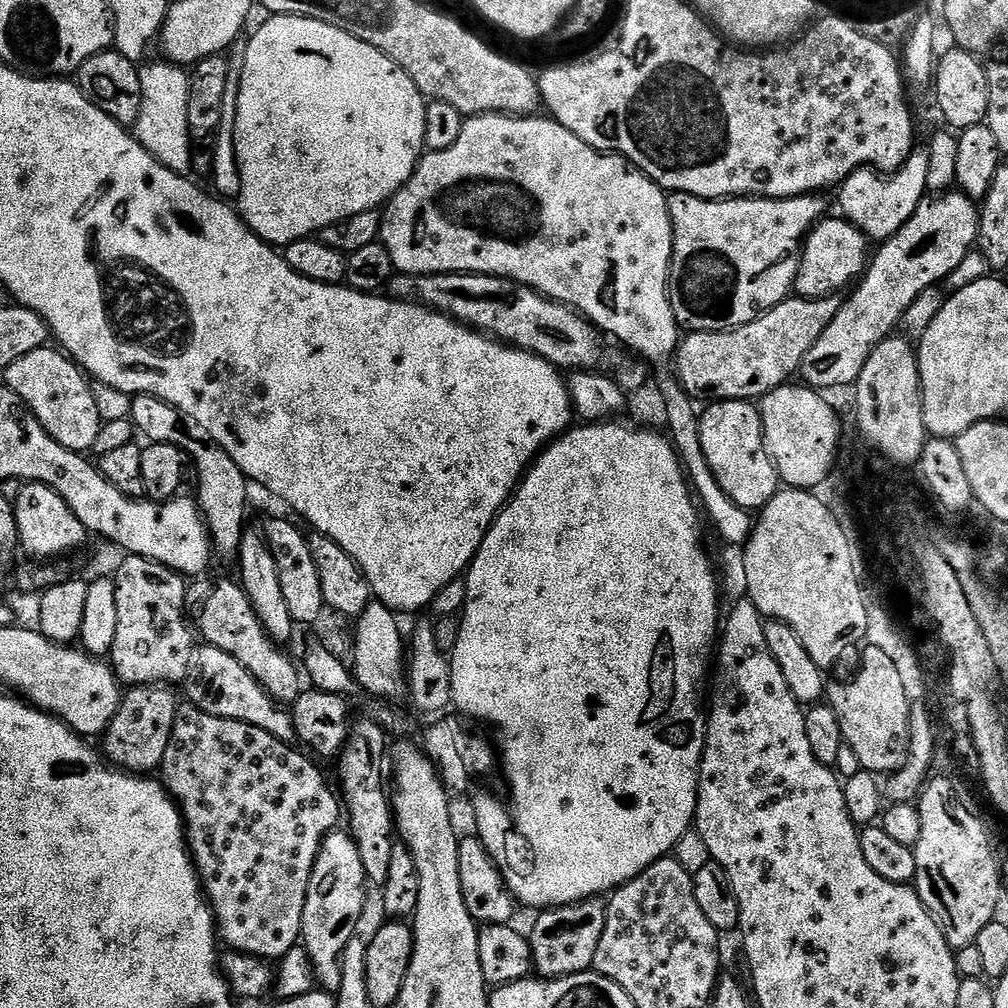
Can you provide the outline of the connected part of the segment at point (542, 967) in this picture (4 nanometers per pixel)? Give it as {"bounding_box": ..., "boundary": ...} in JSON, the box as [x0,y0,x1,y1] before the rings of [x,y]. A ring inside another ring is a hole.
{"bounding_box":[530,898,607,978],"boundary":[[[600,898],[580,900],[577,904],[561,904],[558,908],[541,911],[530,931],[535,971],[544,978],[589,971],[598,950],[598,938],[602,938],[602,930],[606,926],[607,913],[605,901]]]}

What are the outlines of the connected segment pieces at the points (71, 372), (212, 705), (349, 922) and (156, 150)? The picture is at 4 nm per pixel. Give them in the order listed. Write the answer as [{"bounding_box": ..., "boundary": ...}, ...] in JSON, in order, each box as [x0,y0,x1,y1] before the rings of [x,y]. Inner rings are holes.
[{"bounding_box":[2,346,102,454],"boundary":[[[52,346],[34,350],[34,354],[18,358],[18,362],[5,370],[2,380],[10,390],[14,390],[14,394],[18,394],[18,398],[22,398],[24,405],[35,414],[53,440],[71,452],[88,454],[93,451],[102,425],[93,385],[89,377],[63,351]]]},{"bounding_box":[186,646,296,744],"boundary":[[[211,646],[197,647],[192,653],[186,687],[187,703],[193,704],[198,710],[206,710],[206,714],[214,714],[218,718],[234,718],[238,722],[258,726],[266,730],[266,734],[274,734],[274,738],[287,744],[296,740],[291,711],[285,705],[277,704],[276,699],[269,696],[267,690],[252,677],[250,670],[246,670],[238,658],[226,654],[226,650]]]},{"bounding_box":[302,830,368,993],"boundary":[[[337,830],[324,839],[314,870],[310,886],[306,890],[306,910],[302,910],[302,946],[312,959],[312,969],[323,991],[339,993],[342,983],[342,957],[346,942],[358,935],[356,928],[364,916],[364,903],[368,900],[368,888],[362,854],[347,831]]]},{"bounding_box":[134,62,194,176],"boundary":[[[171,62],[145,63],[140,68],[142,106],[134,125],[136,141],[162,166],[180,176],[193,171],[194,142],[190,138],[190,76],[181,65]]]}]

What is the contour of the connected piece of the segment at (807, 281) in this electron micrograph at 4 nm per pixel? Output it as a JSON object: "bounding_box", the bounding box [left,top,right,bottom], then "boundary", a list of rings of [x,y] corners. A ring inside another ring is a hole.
{"bounding_box":[794,218,870,300],"boundary":[[[825,218],[808,233],[808,239],[802,245],[800,253],[800,269],[796,275],[796,286],[794,289],[797,297],[806,300],[820,300],[824,296],[835,296],[843,293],[843,288],[847,289],[853,282],[859,281],[863,277],[870,263],[870,241],[867,236],[857,230],[849,220],[843,218]]]}

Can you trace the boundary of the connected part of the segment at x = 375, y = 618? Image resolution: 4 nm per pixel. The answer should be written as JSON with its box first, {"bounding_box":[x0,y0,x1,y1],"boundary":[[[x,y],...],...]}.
{"bounding_box":[350,602,409,702],"boundary":[[[379,602],[368,604],[366,610],[362,610],[362,614],[354,620],[354,643],[350,648],[350,656],[356,659],[354,679],[364,692],[366,690],[376,696],[372,698],[384,702],[396,702],[400,695],[409,691],[406,679],[406,636],[400,633],[400,624],[396,620],[399,620],[397,613]]]}

